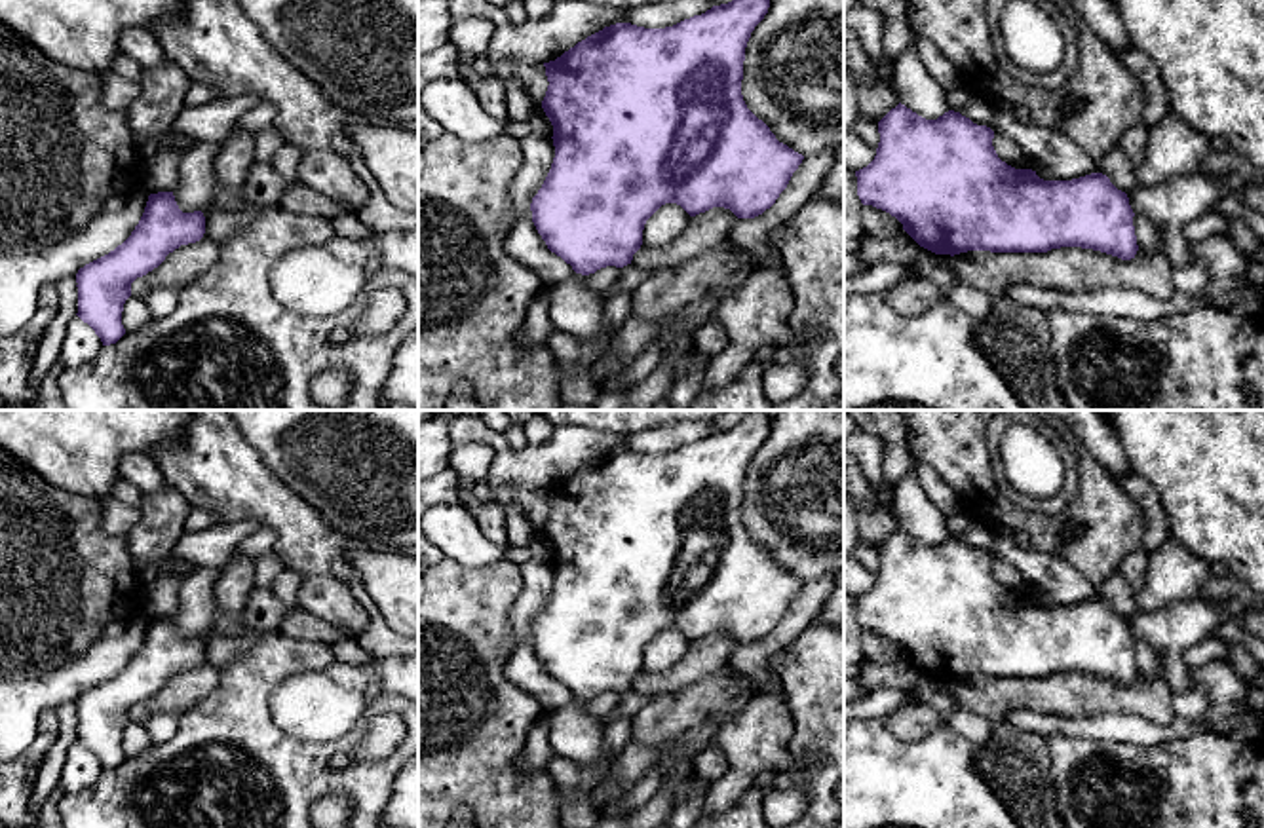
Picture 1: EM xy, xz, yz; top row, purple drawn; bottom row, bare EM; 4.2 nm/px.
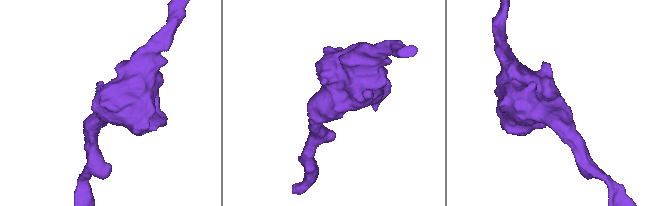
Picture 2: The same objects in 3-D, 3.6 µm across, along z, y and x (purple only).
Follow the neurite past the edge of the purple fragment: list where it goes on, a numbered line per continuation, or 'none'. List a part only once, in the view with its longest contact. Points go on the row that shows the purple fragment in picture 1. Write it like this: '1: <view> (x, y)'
none

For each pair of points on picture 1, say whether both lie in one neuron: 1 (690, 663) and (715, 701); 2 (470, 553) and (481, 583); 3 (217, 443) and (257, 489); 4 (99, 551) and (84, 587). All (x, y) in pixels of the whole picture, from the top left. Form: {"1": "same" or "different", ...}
{"1": "different", "2": "different", "3": "same", "4": "same"}

